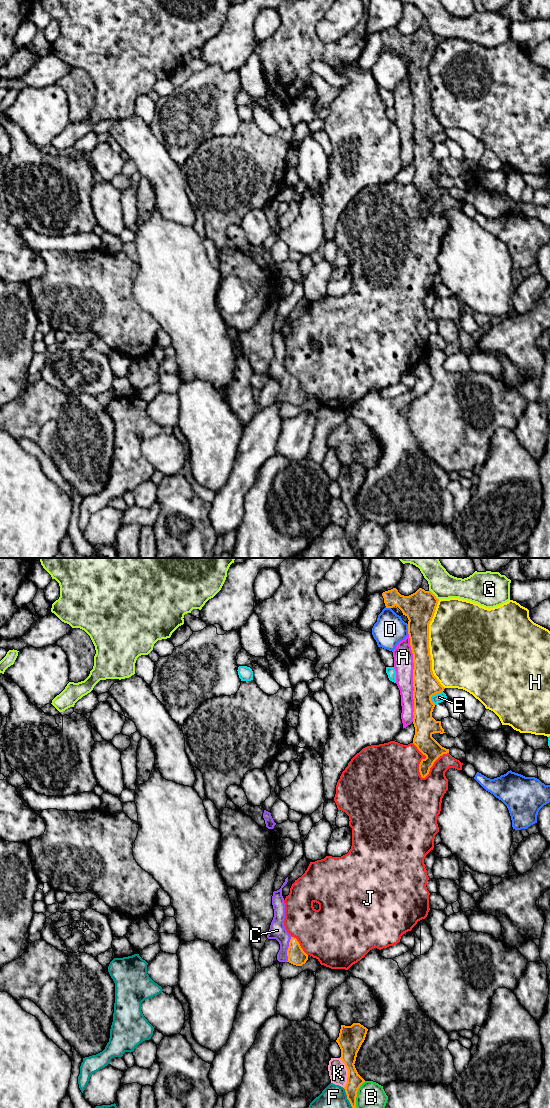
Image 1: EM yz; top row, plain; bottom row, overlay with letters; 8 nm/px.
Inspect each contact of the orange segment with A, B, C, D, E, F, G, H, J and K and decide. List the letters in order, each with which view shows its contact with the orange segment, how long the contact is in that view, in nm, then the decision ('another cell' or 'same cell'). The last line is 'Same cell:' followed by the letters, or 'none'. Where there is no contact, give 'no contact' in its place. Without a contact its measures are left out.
A: meets orange in yz; contact 700 nm long; another cell
B: meets orange in yz; contact 220 nm long; another cell
C: meets orange in yz; contact 220 nm long; same cell
D: meets orange in yz; contact 80 nm long; another cell
E: meets orange in yz; contact 130 nm long; another cell
F: meets orange in yz; contact 180 nm long; another cell
G: meets orange in yz; contact 120 nm long; another cell
H: meets orange in yz; contact 700 nm long; another cell
J: meets orange in yz; contact 300 nm long; another cell
K: meets orange in yz; contact 240 nm long; another cell
Same cell: C

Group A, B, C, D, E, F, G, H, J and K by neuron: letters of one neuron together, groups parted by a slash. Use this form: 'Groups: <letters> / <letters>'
Groups: A / B / C / D / E / F / G / H / J / K

